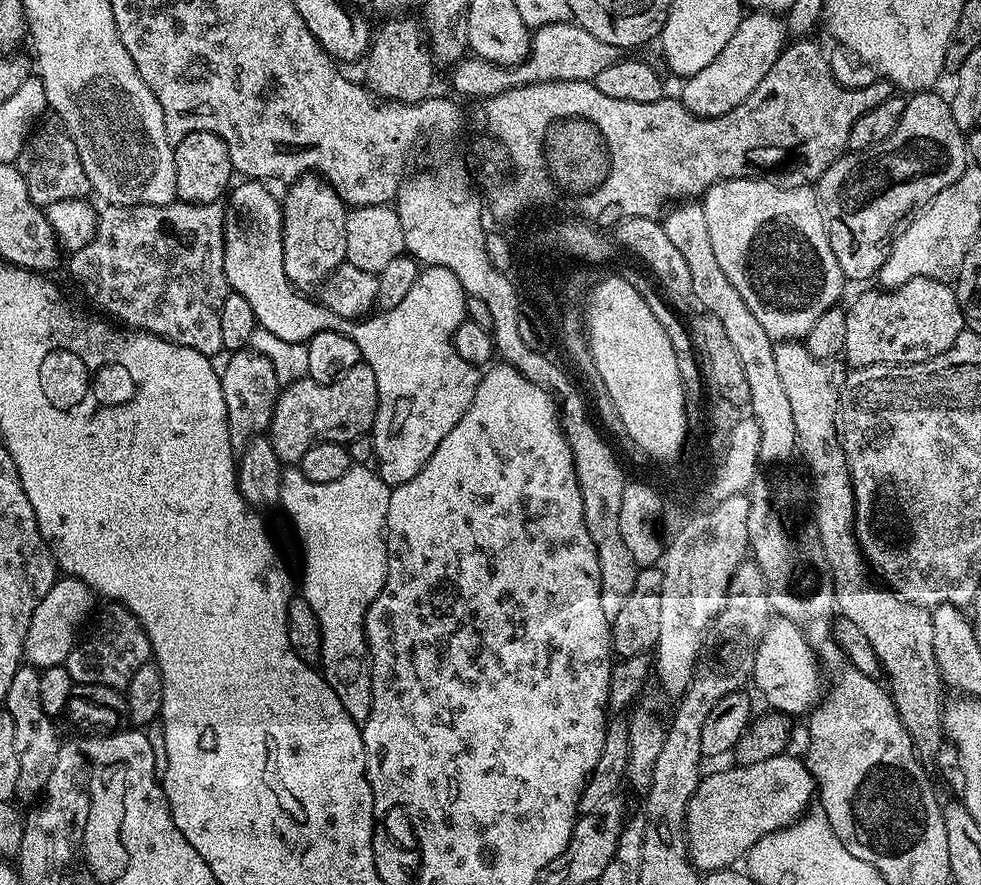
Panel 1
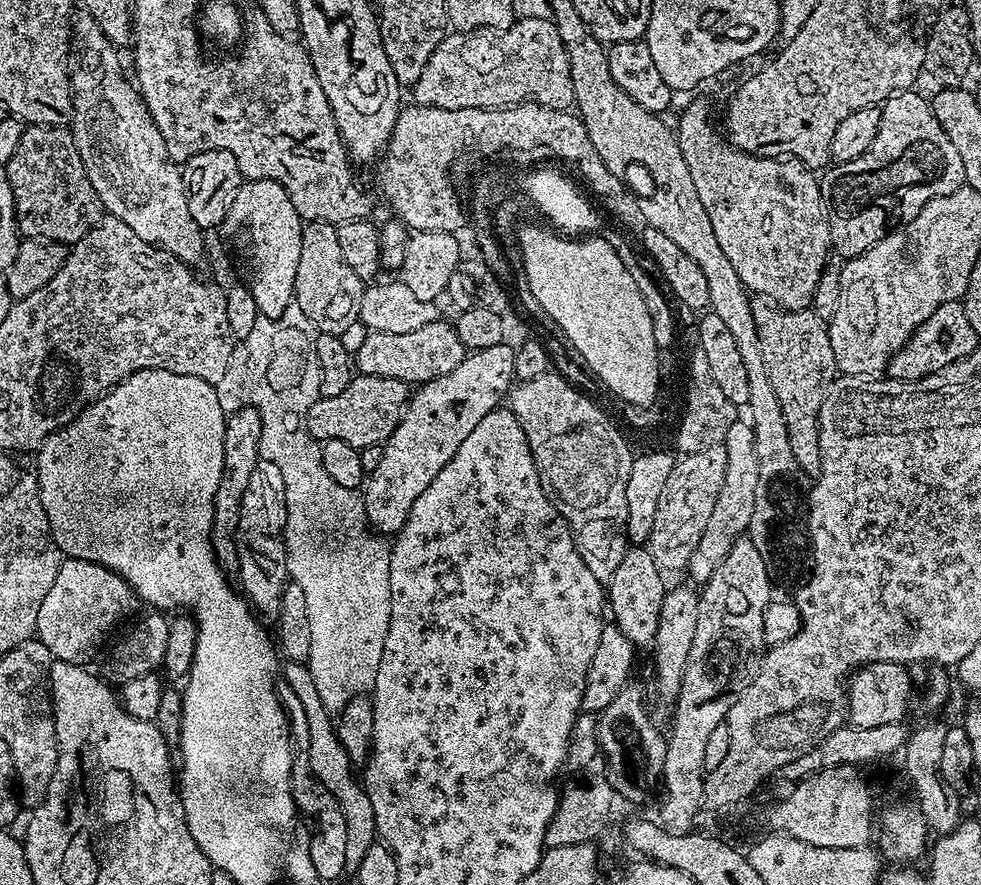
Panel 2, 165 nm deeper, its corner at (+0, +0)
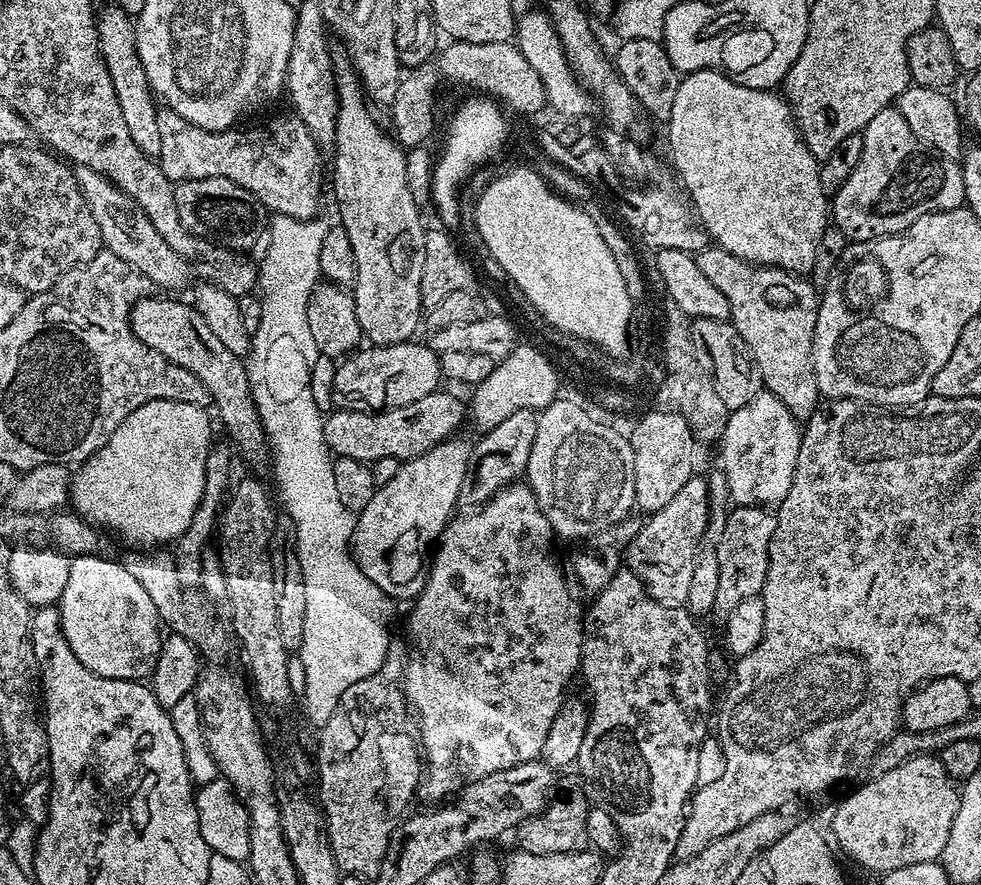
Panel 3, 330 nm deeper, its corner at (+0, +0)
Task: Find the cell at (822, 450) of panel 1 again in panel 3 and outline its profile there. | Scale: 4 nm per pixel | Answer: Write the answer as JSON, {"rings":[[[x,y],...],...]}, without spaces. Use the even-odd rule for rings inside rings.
{"rings":[[[709,246],[701,252],[695,253],[698,262],[698,270],[722,290],[726,302],[730,302],[732,315],[730,322],[742,334],[742,342],[750,350],[755,358],[760,371],[760,383],[797,422],[807,422],[814,410],[821,403],[822,397],[818,390],[818,378],[814,378],[813,370],[813,336],[817,326],[817,307],[820,304],[820,294],[811,279],[795,272],[787,272],[781,268],[771,268],[765,264],[751,264],[734,254],[730,254],[725,248]]]}

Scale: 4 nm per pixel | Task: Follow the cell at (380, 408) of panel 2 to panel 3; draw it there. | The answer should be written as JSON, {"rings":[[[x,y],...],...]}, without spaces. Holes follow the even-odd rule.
{"rings":[[[437,390],[426,394],[426,398],[418,398],[418,402],[410,402],[410,406],[401,408],[386,408],[383,410],[360,410],[364,412],[339,412],[333,411],[324,421],[324,441],[331,450],[333,457],[354,458],[371,462],[378,458],[398,458],[401,462],[412,460],[426,450],[438,446],[444,440],[455,437],[456,432],[466,420],[466,404],[456,396],[451,396],[445,390]]]}

